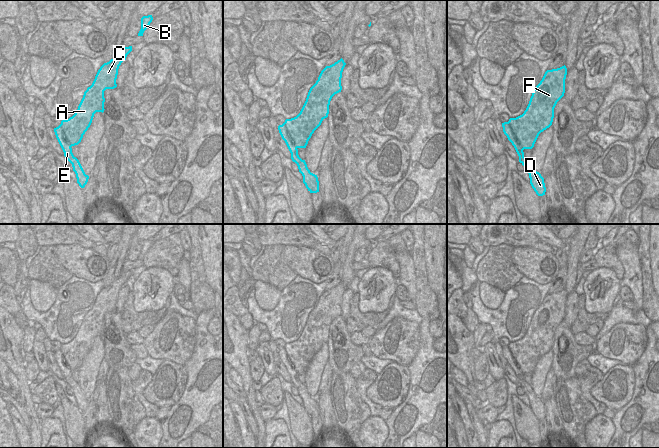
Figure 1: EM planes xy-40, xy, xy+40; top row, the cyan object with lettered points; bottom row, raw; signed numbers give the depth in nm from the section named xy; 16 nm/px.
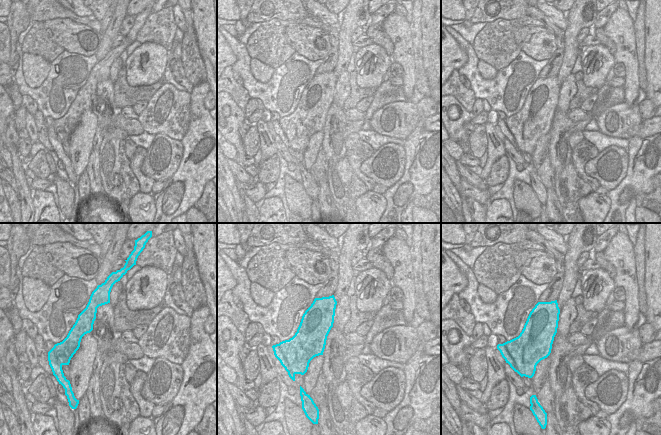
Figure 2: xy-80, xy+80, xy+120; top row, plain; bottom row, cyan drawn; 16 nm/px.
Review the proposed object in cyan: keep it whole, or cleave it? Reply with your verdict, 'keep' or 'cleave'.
cleave

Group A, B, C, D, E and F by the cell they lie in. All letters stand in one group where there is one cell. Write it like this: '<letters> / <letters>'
A B C F / D E

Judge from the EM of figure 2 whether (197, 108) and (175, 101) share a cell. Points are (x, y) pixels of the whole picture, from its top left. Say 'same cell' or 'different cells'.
different cells

